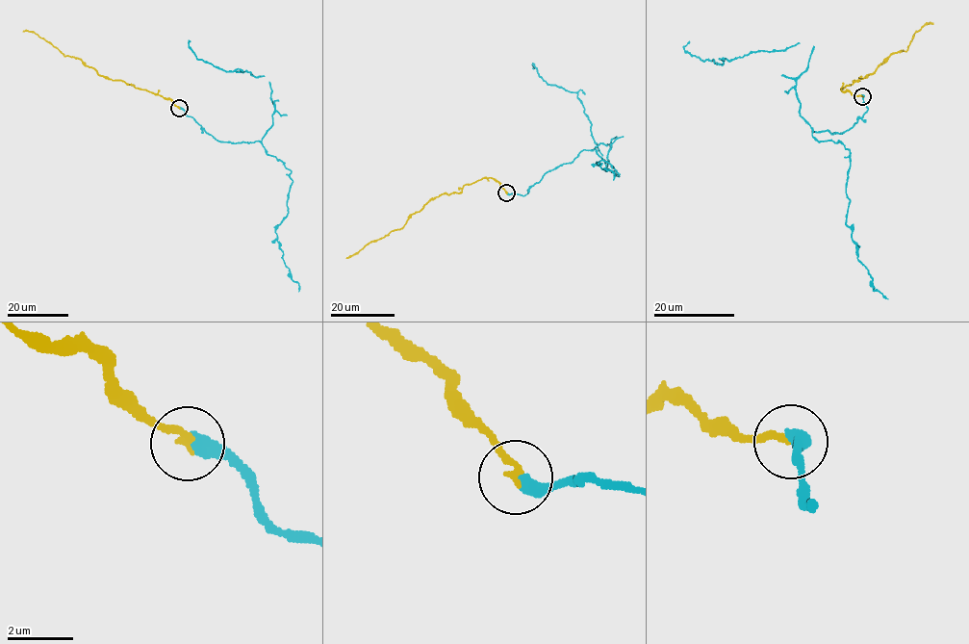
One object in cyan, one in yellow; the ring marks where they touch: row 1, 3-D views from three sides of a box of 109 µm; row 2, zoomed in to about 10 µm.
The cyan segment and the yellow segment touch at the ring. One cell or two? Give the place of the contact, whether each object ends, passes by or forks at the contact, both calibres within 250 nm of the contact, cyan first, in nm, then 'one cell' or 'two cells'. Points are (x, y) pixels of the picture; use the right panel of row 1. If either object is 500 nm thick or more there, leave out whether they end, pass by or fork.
(862, 96) | cyan ends | yellow ends | 440/240 nm | one cell

